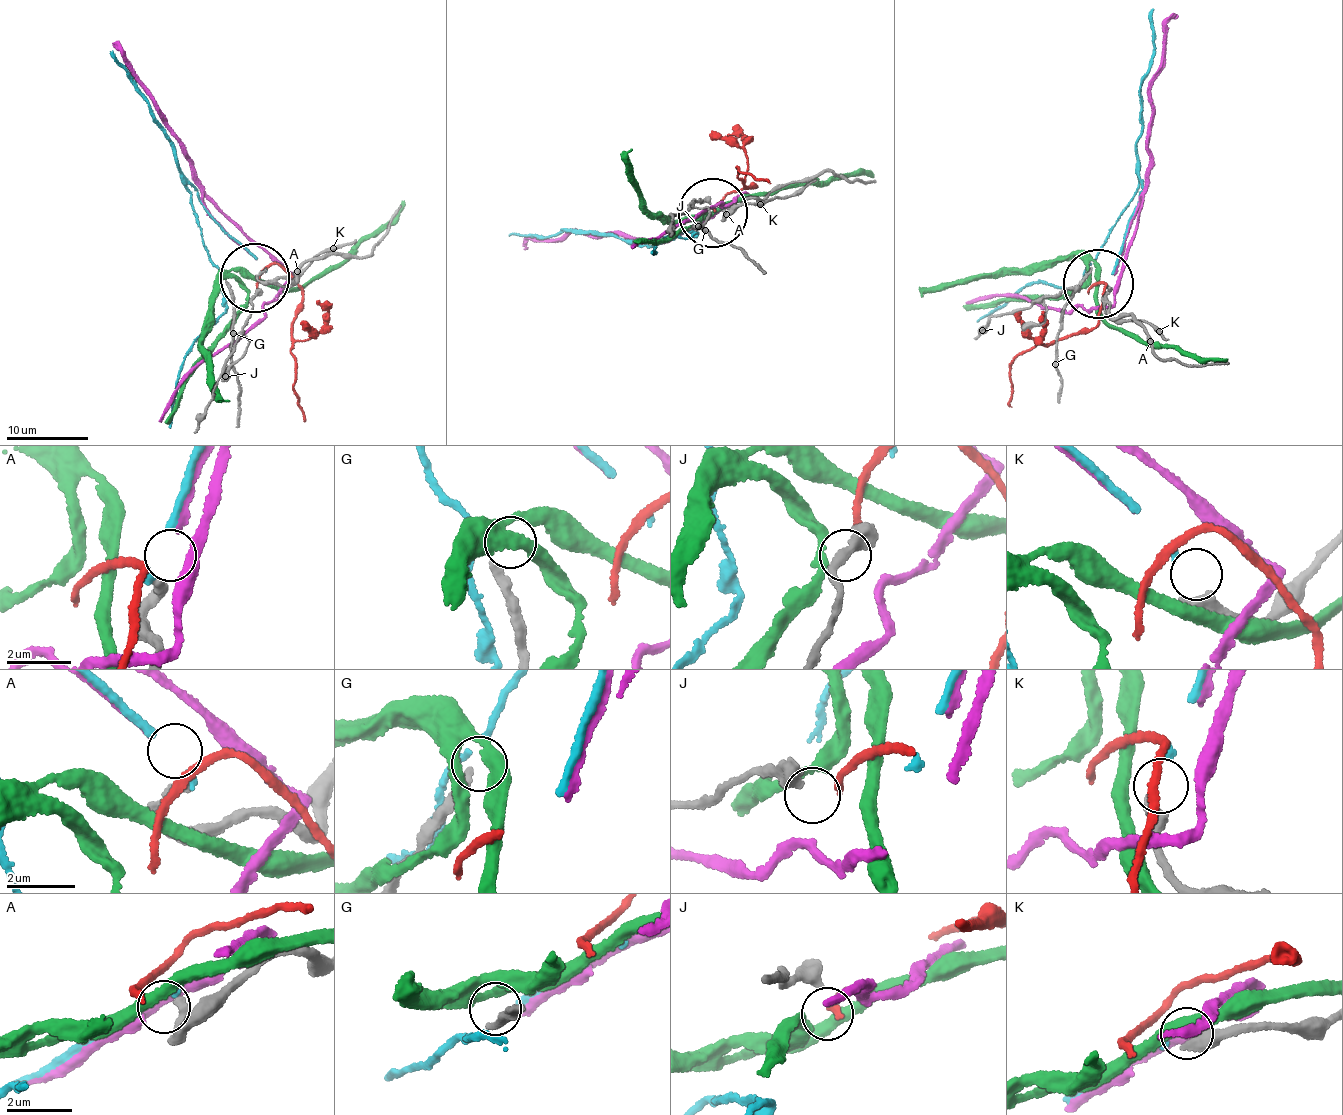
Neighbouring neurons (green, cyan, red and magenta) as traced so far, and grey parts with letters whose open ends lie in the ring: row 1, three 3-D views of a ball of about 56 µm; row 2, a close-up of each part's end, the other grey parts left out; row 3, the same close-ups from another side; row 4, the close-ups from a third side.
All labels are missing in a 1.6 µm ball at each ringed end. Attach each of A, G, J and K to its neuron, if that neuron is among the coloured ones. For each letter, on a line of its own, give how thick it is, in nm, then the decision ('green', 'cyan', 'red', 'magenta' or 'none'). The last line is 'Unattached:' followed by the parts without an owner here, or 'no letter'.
A: 280 nm thick; magenta
G: 240 nm thick; none
J: 480 nm thick; none
K: 420 nm thick; cyan
Unattached: G, J

